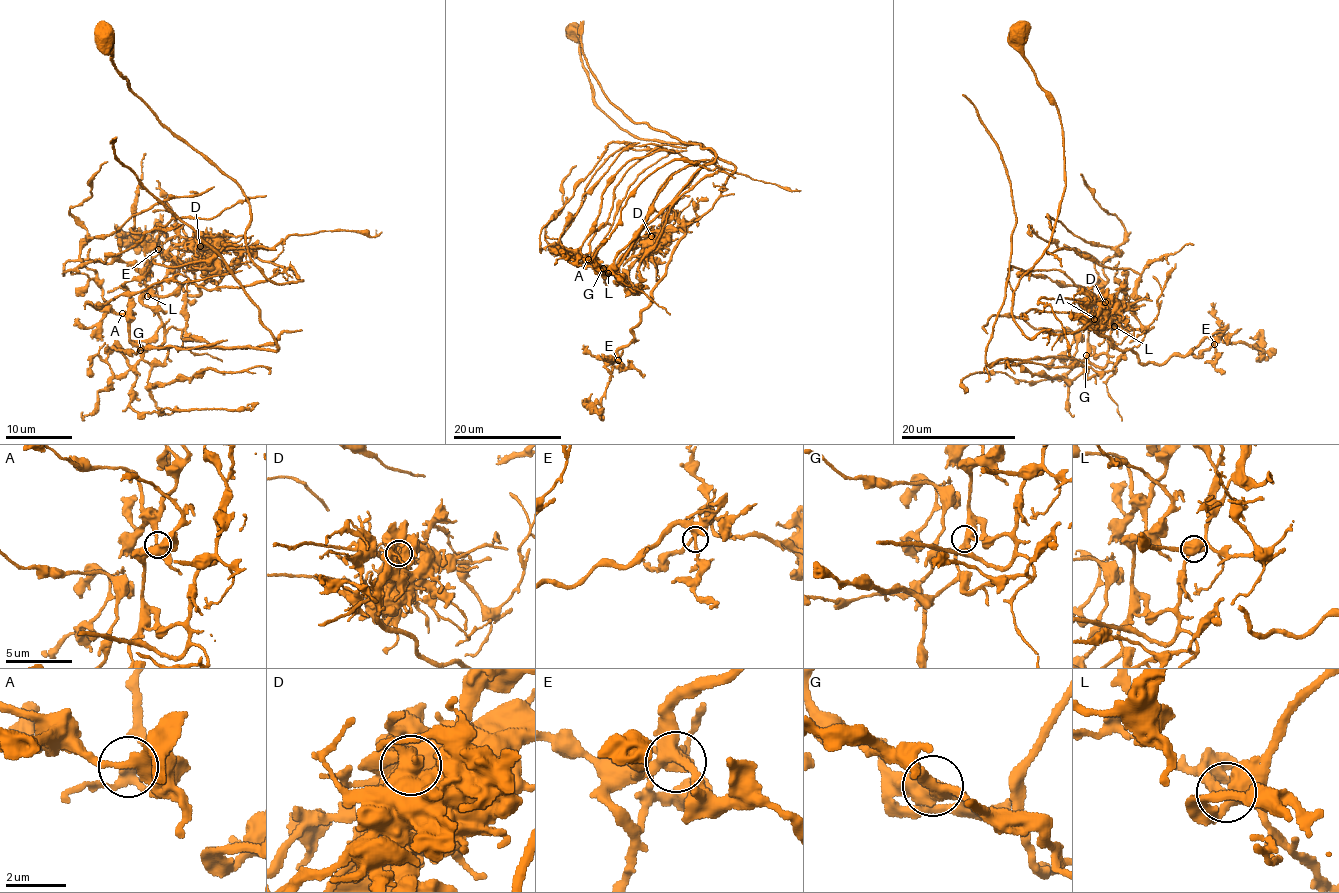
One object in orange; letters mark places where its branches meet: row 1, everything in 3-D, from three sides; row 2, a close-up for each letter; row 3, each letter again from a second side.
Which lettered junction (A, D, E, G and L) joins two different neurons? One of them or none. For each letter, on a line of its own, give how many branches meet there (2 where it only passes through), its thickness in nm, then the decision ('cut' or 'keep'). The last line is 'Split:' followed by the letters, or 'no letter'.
A: 2 branches meet; 380 nm thick; keep
D: 2 branches meet; 850 nm thick; cut
E: 2 branches meet; 320 nm thick; keep
G: 2 branches meet; 550 nm thick; keep
L: 1 branches meet; 650 nm thick; keep
Split: D

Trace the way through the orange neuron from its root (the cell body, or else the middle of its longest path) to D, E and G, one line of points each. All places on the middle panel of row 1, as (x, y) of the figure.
D: (633, 288), (626, 271), (652, 236)
E: (633, 288), (626, 271), (636, 259), (672, 232), (684, 233), (618, 360)
G: (633, 288), (630, 291), (612, 274), (604, 275), (611, 274), (619, 278), (603, 268)

